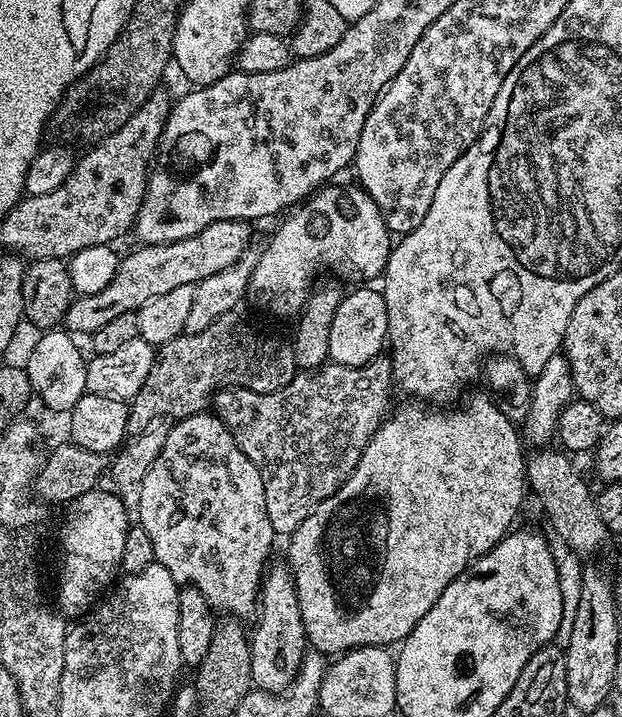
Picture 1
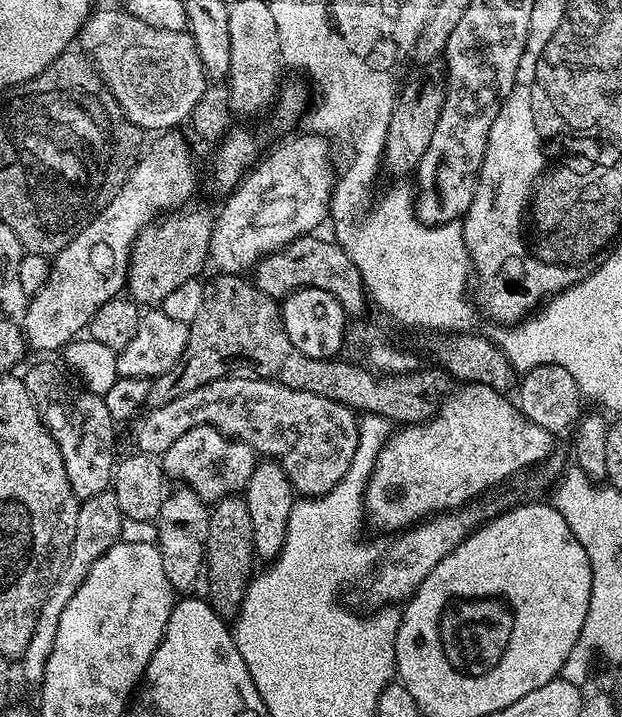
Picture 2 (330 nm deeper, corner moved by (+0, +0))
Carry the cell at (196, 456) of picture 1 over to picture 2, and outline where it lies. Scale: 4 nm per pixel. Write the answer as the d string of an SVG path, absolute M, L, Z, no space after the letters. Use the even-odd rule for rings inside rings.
M194 426L194 430L186 430L170 450L163 452L162 463L165 477L173 476L176 482L195 490L198 498L215 502L224 496L243 493L256 469L258 454L250 445L222 434L214 426Z

